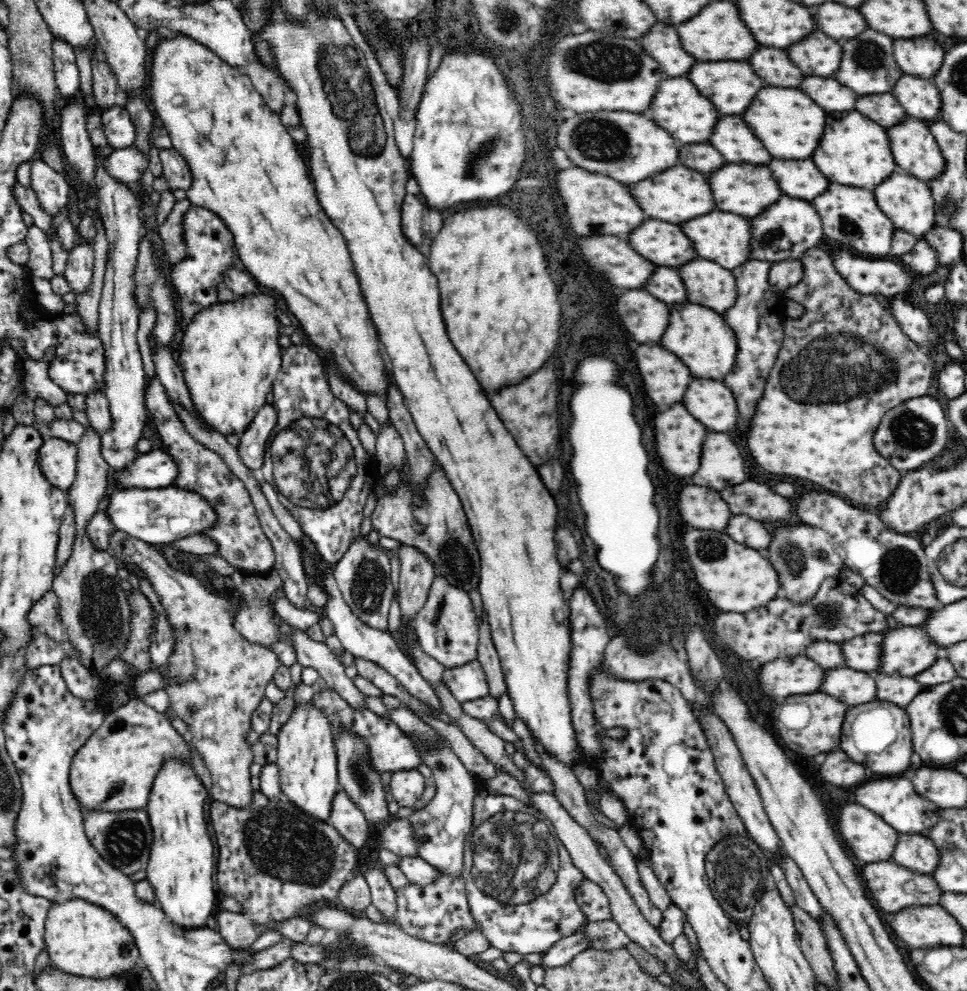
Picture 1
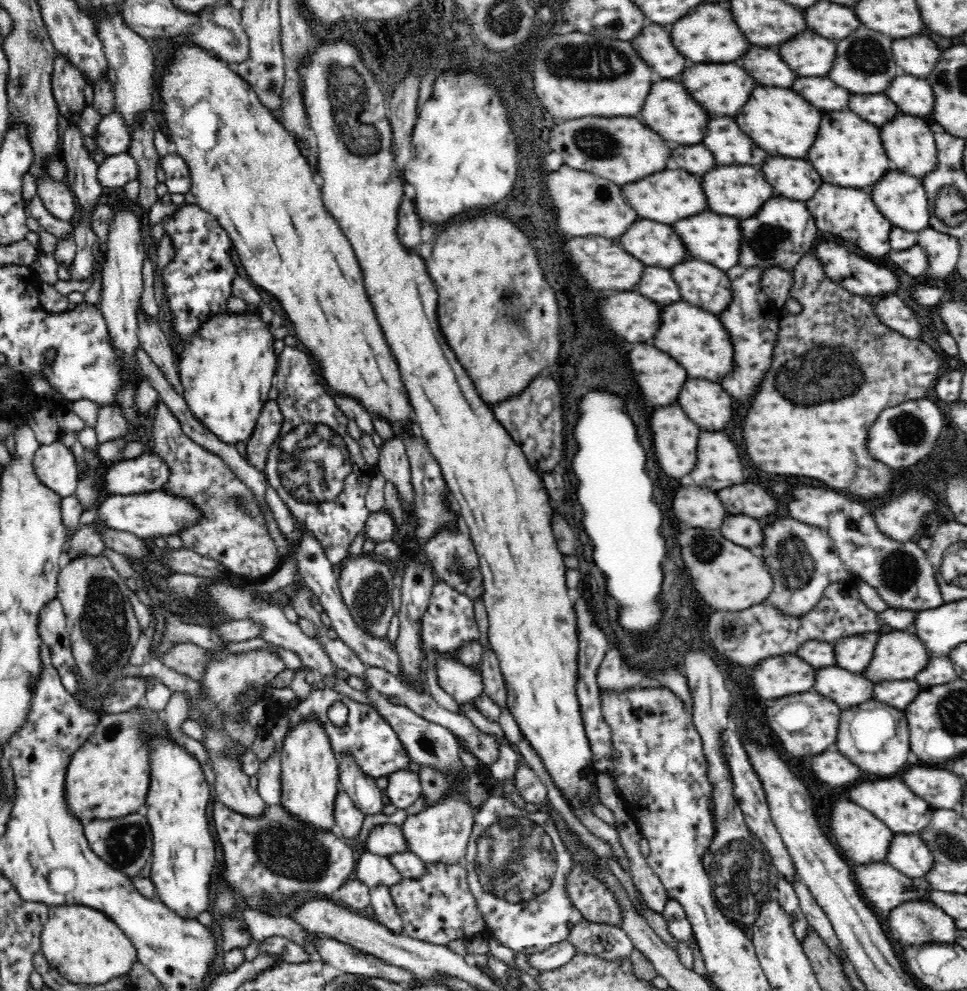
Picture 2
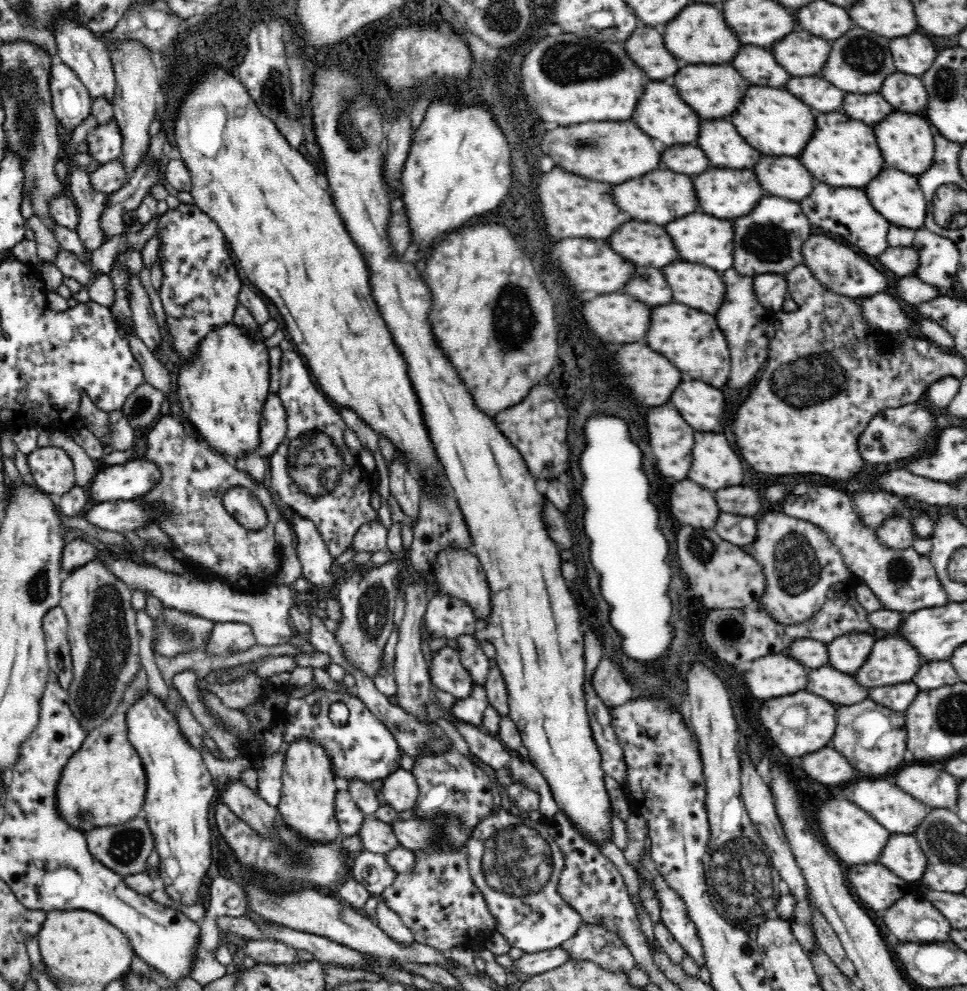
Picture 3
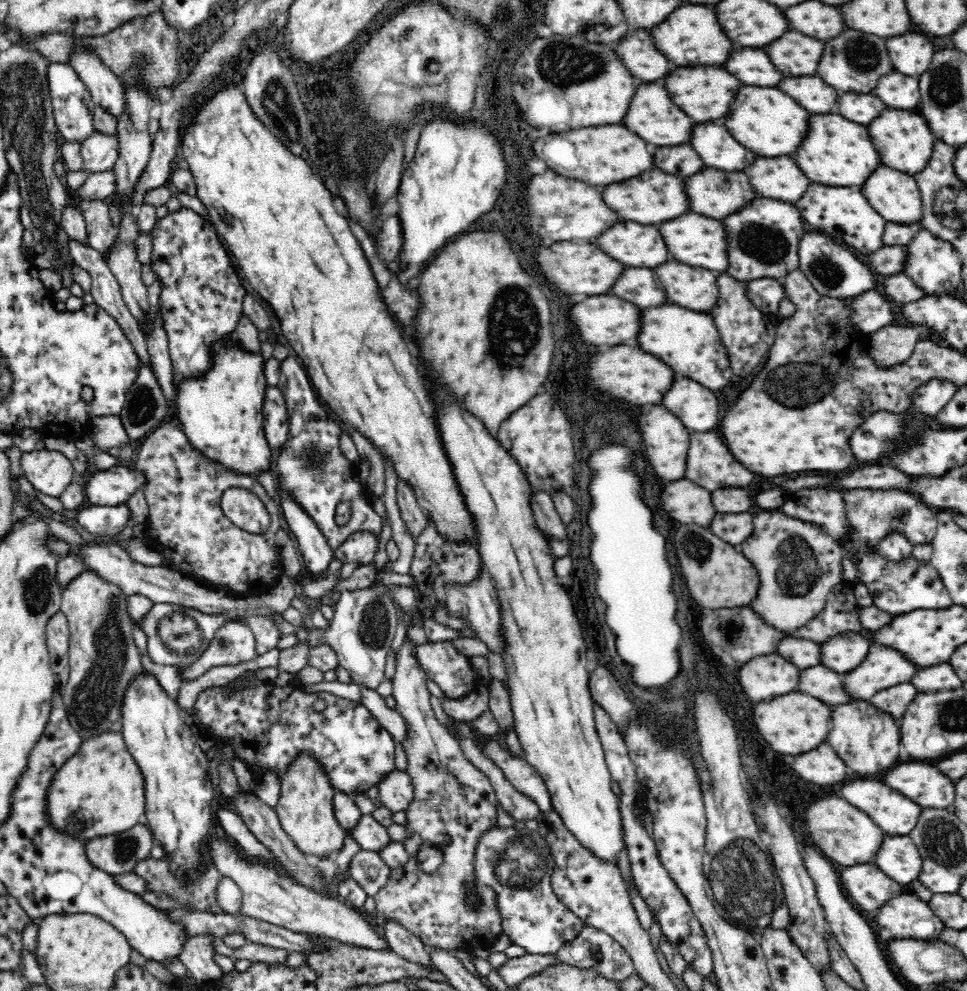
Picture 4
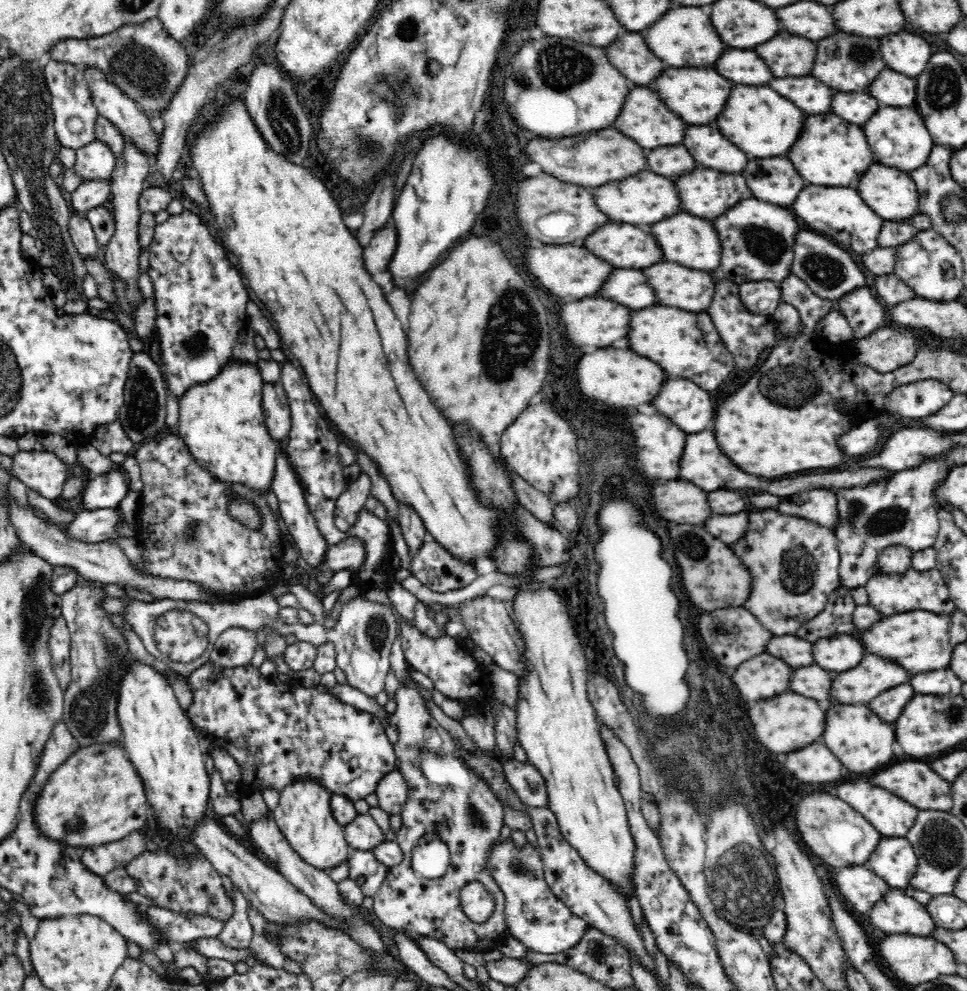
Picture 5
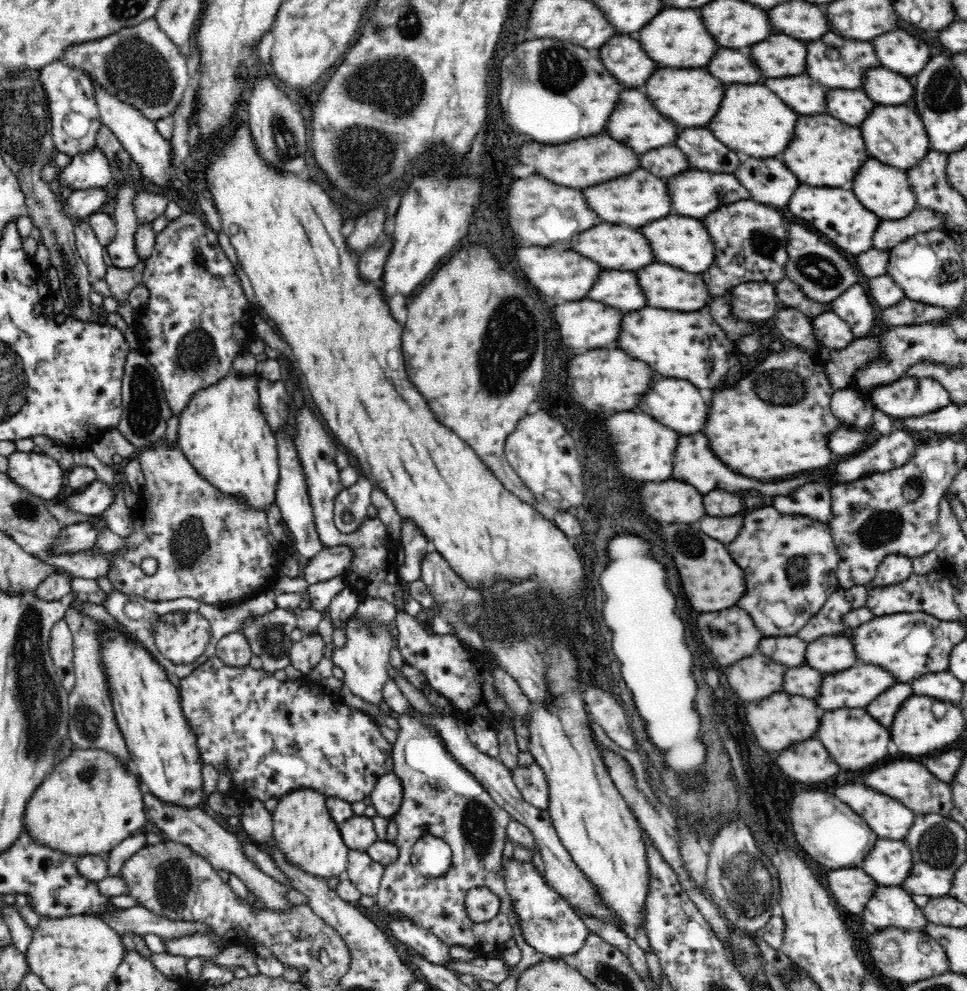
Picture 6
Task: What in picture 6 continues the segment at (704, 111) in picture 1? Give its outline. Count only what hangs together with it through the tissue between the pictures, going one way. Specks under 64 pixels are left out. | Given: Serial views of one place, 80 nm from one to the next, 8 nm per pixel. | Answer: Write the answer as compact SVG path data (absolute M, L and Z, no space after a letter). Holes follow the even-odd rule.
M626 90L620 94L616 110L606 120L604 130L608 130L608 134L614 140L630 146L636 154L642 154L646 150L652 150L652 148L658 148L664 144L674 144L676 134L678 134L674 124L668 118L660 116L660 112L656 112L656 108L652 108L652 104L646 100L646 96L638 90Z

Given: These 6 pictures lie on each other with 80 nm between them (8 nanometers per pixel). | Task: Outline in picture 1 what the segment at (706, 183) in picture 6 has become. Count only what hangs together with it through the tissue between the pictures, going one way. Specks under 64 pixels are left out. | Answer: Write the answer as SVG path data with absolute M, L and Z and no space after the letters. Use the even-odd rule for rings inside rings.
M726 164L716 172L712 172L708 180L712 184L716 208L722 212L734 212L746 218L758 216L766 206L774 204L782 196L776 180L772 178L772 172L766 166L758 166L758 164Z

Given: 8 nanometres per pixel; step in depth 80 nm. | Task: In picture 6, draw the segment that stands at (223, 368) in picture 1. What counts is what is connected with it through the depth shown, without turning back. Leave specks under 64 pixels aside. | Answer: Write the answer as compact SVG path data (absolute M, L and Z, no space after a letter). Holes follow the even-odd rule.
M232 374L214 386L199 390L190 399L183 414L179 416L176 446L186 455L196 472L220 493L234 497L238 503L246 505L248 509L267 513L276 498L276 487L279 483L279 454L275 431L267 423L259 405L256 384L258 384L258 375L234 377Z

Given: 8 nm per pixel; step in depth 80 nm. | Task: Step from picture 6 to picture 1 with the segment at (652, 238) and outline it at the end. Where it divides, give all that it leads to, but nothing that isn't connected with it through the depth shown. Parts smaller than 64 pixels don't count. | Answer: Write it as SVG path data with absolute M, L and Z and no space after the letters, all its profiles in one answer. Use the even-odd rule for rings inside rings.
M716 210L716 212L710 212L706 216L700 216L696 220L688 220L680 228L684 228L684 234L692 240L694 250L700 258L712 260L712 262L716 262L716 264L720 264L722 268L728 268L728 270L748 261L751 226L750 222L742 216Z

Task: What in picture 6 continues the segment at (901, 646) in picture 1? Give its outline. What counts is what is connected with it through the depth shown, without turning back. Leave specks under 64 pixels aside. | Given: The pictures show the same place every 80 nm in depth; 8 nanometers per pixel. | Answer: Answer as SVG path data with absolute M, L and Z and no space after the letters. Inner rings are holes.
M856 664L838 674L824 676L814 702L824 710L864 708L894 684L894 677L888 671L874 665Z

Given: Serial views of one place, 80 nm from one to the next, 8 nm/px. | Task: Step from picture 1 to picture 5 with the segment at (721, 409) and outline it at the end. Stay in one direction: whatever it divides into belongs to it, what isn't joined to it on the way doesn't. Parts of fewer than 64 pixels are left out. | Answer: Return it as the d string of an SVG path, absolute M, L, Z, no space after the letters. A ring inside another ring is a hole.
M666 380L656 400L652 400L652 406L686 434L714 426L714 402L708 392L690 380Z

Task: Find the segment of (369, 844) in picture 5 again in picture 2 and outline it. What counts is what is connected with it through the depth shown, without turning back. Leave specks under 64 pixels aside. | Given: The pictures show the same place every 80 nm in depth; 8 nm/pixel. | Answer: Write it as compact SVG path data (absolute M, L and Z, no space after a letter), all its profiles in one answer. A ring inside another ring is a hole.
M389 823L374 825L369 831L365 846L368 851L385 857L409 850L400 825Z

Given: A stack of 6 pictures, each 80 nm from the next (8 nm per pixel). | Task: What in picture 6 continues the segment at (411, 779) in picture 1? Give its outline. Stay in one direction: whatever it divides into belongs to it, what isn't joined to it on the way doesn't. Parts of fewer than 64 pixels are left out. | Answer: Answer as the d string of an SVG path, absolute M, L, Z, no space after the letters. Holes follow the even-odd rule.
M392 772L382 775L369 794L372 806L380 816L392 817L402 804L400 779Z

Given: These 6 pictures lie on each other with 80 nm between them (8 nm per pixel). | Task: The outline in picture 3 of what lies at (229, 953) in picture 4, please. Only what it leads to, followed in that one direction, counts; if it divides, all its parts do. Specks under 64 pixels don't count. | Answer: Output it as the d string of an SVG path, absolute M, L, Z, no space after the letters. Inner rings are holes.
M251 940L241 950L244 956L250 956L256 963L277 965L292 964L297 961L297 950L280 941Z

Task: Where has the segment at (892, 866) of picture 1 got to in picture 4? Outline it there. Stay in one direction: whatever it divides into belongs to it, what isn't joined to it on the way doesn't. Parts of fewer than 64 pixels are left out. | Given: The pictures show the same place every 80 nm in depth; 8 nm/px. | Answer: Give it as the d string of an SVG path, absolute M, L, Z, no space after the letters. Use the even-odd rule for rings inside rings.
M872 863L843 867L840 883L849 900L860 911L878 910L894 896L907 893L907 885L892 881Z

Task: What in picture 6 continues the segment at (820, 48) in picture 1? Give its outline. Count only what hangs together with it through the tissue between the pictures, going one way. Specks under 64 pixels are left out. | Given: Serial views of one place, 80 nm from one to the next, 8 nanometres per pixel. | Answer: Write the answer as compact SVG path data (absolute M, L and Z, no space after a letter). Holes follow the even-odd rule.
M784 34L768 36L768 40L752 46L752 58L768 78L796 76L804 72L806 44Z

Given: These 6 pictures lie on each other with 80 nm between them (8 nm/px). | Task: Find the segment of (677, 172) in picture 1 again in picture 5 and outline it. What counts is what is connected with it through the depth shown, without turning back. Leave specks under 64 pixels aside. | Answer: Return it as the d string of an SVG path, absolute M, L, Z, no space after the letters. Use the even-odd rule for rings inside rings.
M650 170L638 172L638 176L630 176L626 180L616 180L612 184L604 184L594 190L596 206L612 220L612 222L630 222L630 224L654 224L666 220L680 212L680 200L674 190L674 182L670 178L658 176Z

